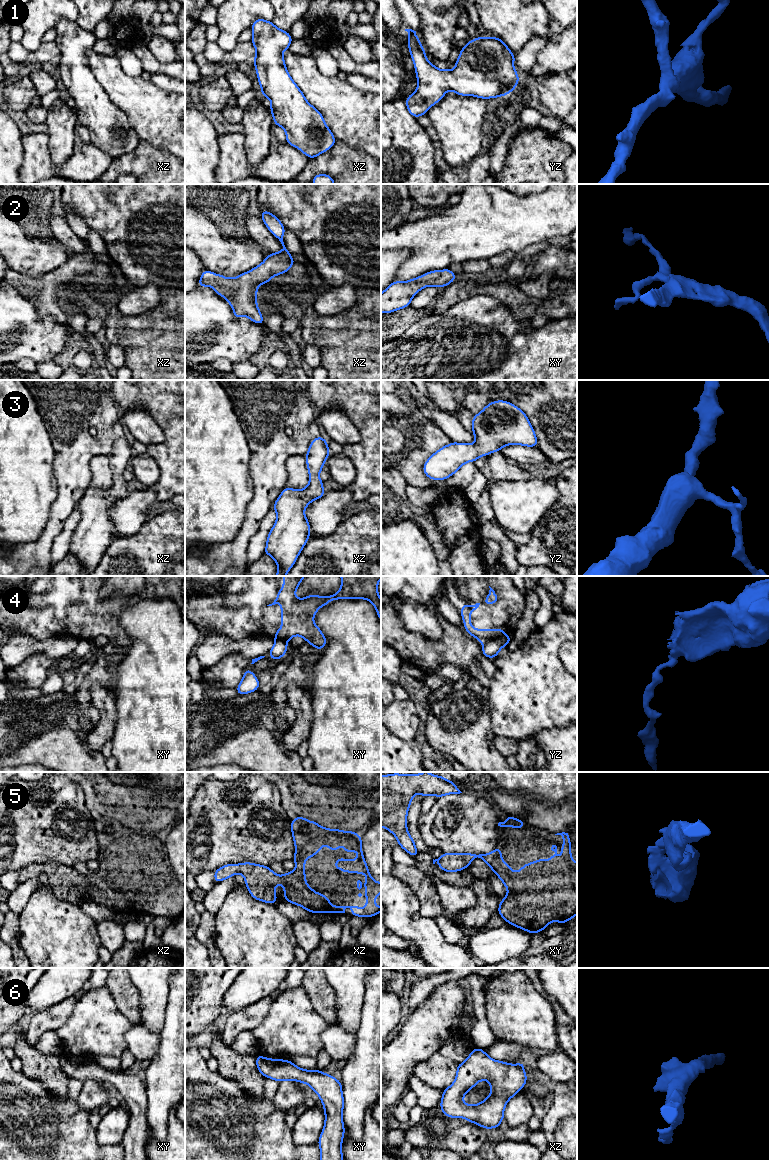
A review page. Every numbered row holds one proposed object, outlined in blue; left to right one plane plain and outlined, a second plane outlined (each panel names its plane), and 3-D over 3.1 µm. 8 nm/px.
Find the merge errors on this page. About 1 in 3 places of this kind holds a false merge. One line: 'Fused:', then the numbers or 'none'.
Fused: 4

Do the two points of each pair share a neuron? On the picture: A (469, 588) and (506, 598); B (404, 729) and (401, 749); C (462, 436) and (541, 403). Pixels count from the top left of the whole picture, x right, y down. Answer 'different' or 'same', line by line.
A: same
B: different
C: different

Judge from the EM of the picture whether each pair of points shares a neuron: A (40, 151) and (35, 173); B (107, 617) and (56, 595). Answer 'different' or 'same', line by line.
A: same
B: same

